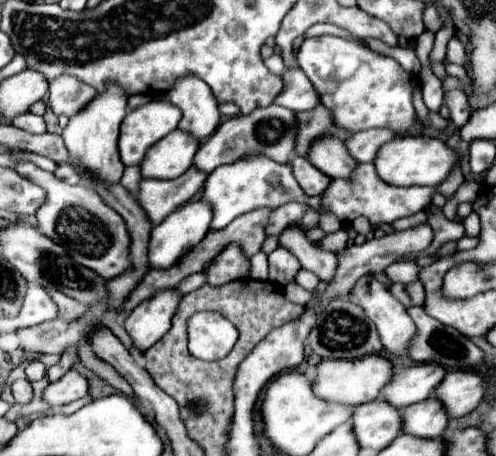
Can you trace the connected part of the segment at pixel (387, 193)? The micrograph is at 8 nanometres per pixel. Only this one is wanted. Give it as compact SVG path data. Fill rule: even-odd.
M364 163L364 165L358 165L354 169L354 173L352 173L352 177L348 181L332 179L330 189L324 191L322 207L330 209L344 223L350 223L358 215L366 215L370 219L372 227L376 227L378 223L392 223L394 219L408 217L408 215L414 215L414 213L422 211L430 203L430 197L432 197L434 191L442 193L444 197L450 197L458 189L458 185L464 181L464 175L462 175L460 167L454 167L452 173L448 175L448 179L444 183L440 183L438 187L398 187L398 185L388 185L386 181L380 181L380 177L376 177L374 171L376 171L374 163Z

